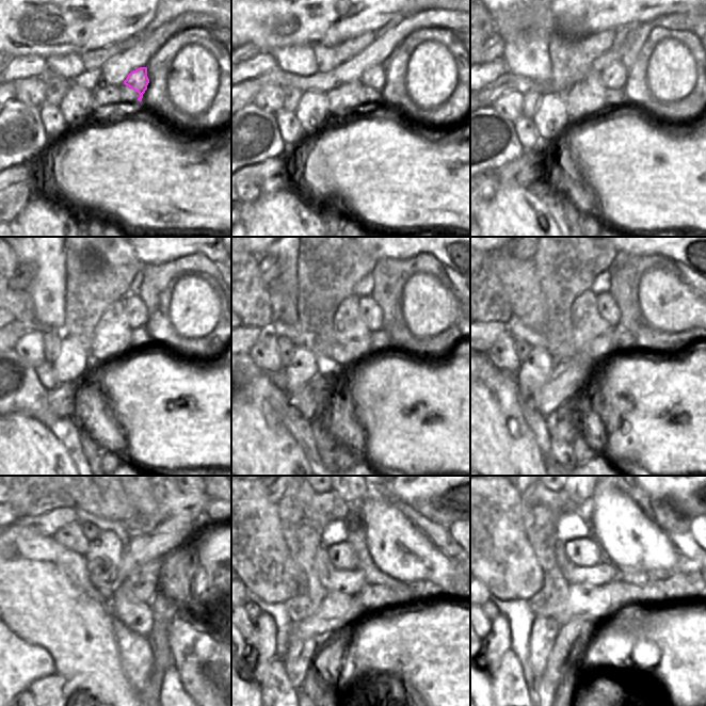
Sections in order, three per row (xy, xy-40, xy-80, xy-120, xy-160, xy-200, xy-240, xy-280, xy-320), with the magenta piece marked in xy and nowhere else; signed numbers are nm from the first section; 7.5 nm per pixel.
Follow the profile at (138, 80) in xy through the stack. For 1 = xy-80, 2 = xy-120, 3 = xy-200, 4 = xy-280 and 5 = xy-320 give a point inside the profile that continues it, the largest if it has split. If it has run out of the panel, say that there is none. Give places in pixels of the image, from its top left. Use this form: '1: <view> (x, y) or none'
1: xy-80 (614, 77)
2: xy-120 (134, 309)
3: xy-200 (607, 308)
4: xy-280 (346, 556)
5: xy-320 (586, 552)

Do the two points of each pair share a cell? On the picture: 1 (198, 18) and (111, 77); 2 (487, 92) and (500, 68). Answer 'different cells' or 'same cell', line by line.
1: same cell
2: different cells

